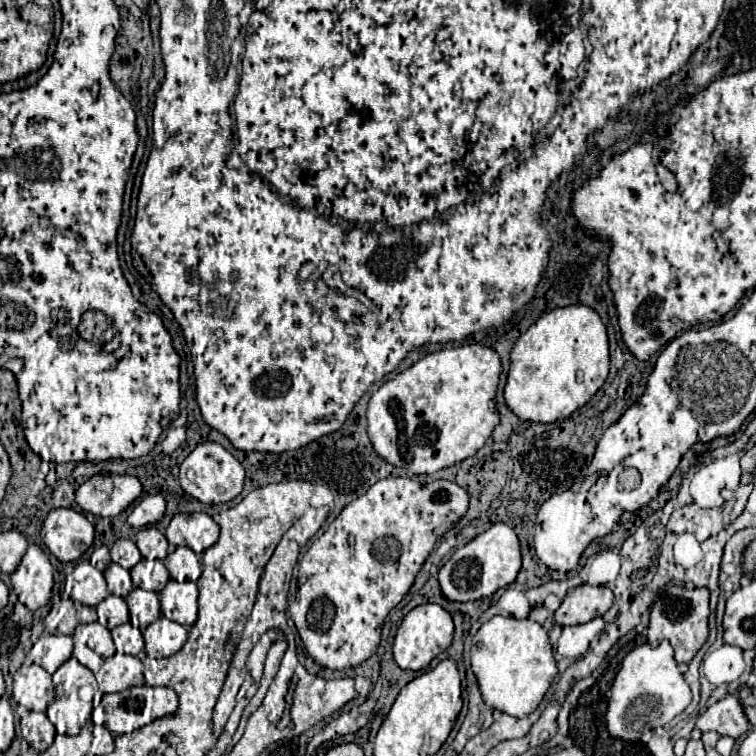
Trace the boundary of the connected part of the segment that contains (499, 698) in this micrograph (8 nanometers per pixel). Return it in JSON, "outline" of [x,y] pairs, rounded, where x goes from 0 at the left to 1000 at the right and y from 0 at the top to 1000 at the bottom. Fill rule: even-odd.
{"outline":[[[653,815],[630,836],[622,868],[624,889],[632,899],[640,929],[651,939],[675,944],[680,950],[704,944],[717,929],[720,918],[728,913],[733,894],[738,892],[725,839],[712,823],[701,817],[685,820]]]}

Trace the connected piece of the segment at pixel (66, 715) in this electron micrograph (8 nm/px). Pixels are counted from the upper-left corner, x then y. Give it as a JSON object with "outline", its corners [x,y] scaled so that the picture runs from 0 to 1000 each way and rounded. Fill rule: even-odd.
{"outline":[[[93,870],[71,889],[71,910],[74,910],[74,921],[71,921],[71,929],[63,934],[61,944],[63,944],[63,950],[71,958],[77,971],[101,974],[106,968],[106,963],[111,960],[111,955],[116,952],[116,947],[122,944],[126,934],[123,925],[135,923],[136,921],[130,911],[127,897],[101,870]]]}

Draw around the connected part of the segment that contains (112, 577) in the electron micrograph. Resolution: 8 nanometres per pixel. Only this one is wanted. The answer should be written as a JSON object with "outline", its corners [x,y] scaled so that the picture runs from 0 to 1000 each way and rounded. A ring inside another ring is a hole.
{"outline":[[[146,746],[140,754],[138,754],[138,762],[140,762],[140,770],[143,770],[143,783],[146,786],[153,786],[153,788],[161,788],[167,791],[175,780],[175,767],[172,767],[172,757],[167,751],[161,751],[159,746]]]}

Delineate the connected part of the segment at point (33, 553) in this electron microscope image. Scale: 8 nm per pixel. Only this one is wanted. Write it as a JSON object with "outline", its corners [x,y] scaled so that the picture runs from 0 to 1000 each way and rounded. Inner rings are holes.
{"outline":[[[40,720],[32,741],[16,759],[13,770],[19,775],[19,783],[24,786],[24,794],[40,804],[50,807],[63,799],[69,788],[69,746],[63,735],[45,720]]]}

